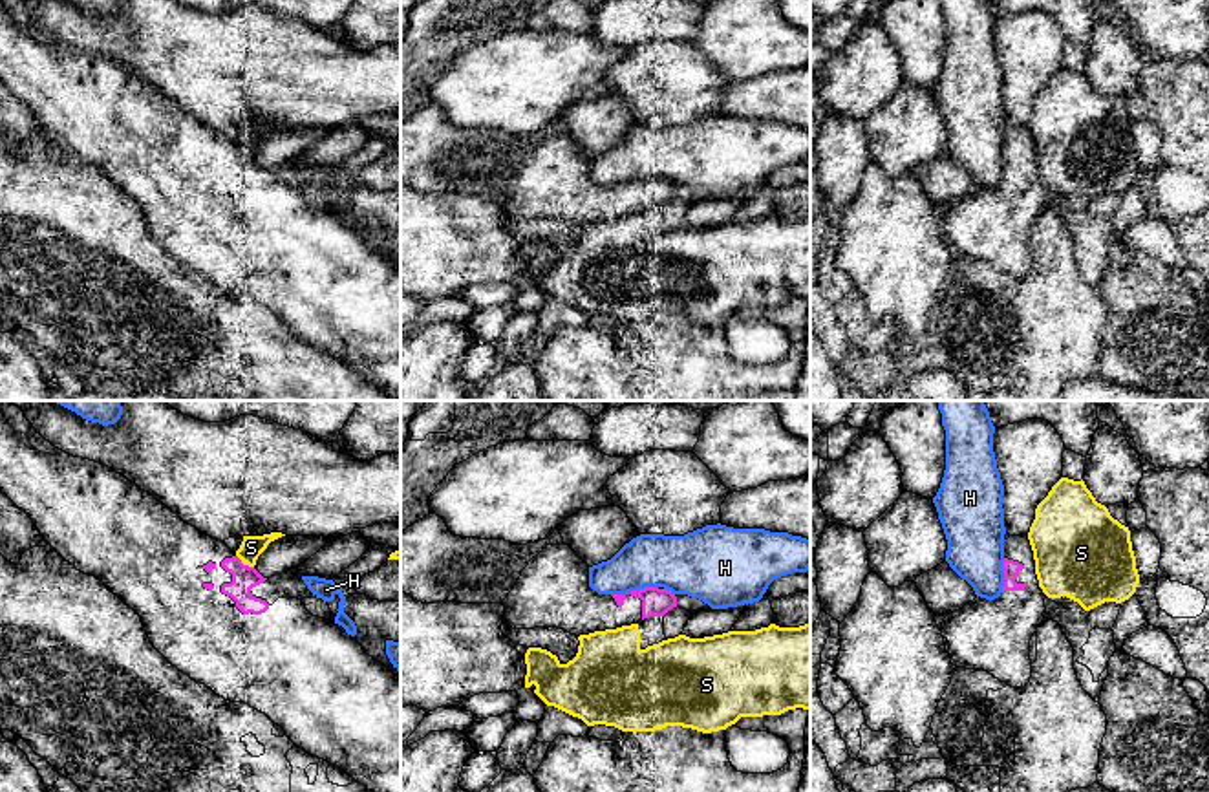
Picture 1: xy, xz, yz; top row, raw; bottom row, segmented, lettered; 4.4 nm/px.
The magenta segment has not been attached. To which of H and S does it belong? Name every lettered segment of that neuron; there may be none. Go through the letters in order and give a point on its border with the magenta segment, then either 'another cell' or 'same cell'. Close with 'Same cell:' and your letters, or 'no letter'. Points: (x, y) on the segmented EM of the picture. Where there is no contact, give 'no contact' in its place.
H: meets magenta in xz at (633, 591); another cell
S: meets magenta in xy at (242, 564); another cell
Same cell: no letter

